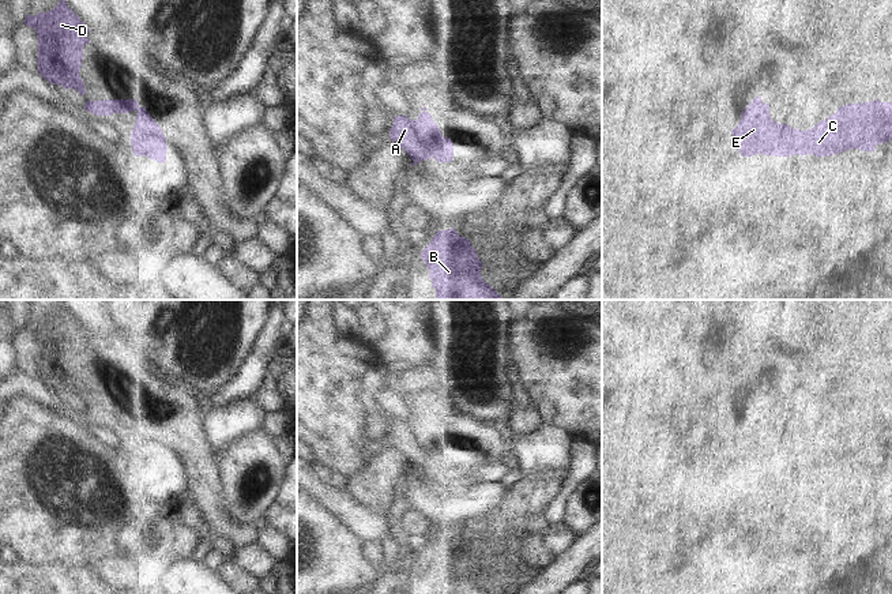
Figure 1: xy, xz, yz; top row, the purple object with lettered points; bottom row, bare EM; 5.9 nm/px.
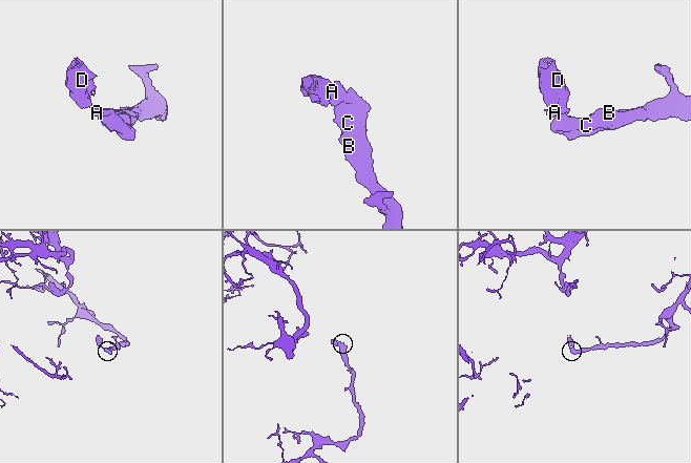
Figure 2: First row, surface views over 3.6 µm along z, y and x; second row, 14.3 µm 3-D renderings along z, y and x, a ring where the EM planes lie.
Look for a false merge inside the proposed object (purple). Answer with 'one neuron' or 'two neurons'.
two neurons

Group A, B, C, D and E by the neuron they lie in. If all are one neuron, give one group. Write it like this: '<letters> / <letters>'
A D / B C E

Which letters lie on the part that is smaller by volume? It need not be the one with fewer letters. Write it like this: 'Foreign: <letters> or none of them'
Foreign: A, D

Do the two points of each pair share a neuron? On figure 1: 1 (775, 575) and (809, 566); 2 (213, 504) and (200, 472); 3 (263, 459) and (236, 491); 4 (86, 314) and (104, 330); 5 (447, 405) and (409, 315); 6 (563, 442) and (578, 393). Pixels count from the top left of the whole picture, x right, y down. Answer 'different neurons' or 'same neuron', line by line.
1: same neuron
2: same neuron
3: same neuron
4: same neuron
5: same neuron
6: different neurons

